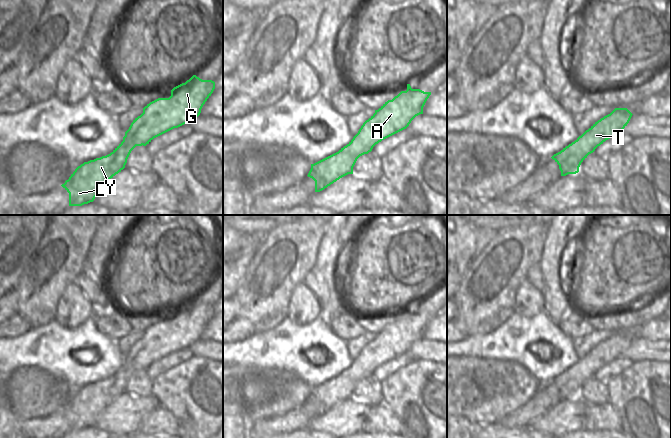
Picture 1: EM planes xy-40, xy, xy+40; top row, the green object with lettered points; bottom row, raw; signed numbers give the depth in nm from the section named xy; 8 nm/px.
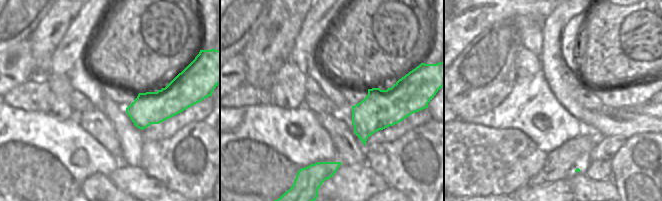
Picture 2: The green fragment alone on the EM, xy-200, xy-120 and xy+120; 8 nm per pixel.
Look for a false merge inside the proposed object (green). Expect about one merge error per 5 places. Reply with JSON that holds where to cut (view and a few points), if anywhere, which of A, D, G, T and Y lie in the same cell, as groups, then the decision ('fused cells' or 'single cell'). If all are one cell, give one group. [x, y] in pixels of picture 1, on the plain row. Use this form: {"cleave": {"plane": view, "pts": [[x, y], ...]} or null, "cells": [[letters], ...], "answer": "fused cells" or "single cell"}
{"cleave": null, "cells": [["A", "D", "G", "T", "Y"]], "answer": "single cell"}

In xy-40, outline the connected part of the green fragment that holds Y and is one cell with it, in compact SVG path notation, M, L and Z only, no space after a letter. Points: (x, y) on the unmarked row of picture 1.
M193 299L185 307L174 311L169 322L158 322L147 328L143 332L143 337L133 344L129 353L125 356L123 365L110 378L84 386L61 409L69 417L69 430L82 430L93 426L99 415L125 392L127 383L136 370L146 370L154 362L174 352L189 348L200 339L203 329L214 313L214 305L202 304Z

